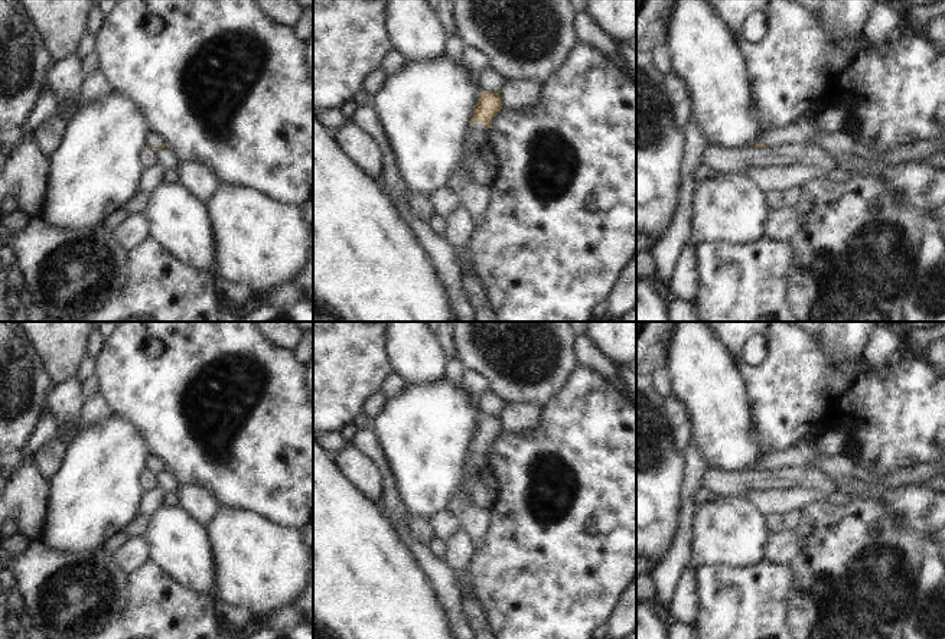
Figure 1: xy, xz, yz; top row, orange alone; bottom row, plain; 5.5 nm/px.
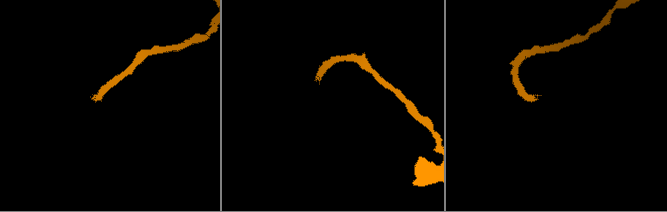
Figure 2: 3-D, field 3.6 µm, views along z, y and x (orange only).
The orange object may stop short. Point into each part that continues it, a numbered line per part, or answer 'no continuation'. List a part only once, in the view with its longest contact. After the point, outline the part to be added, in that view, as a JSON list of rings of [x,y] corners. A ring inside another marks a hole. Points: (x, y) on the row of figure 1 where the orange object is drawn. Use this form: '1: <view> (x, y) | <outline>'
1: xz (478, 134) | [[[473,121],[469,140],[470,140],[470,150],[476,156],[475,164],[478,164],[478,154],[483,143],[486,141],[486,137],[488,137],[488,128],[482,123]]]

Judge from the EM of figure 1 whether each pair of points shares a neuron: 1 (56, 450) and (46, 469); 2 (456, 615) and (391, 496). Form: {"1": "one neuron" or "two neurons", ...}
{"1": "one neuron", "2": "one neuron"}

